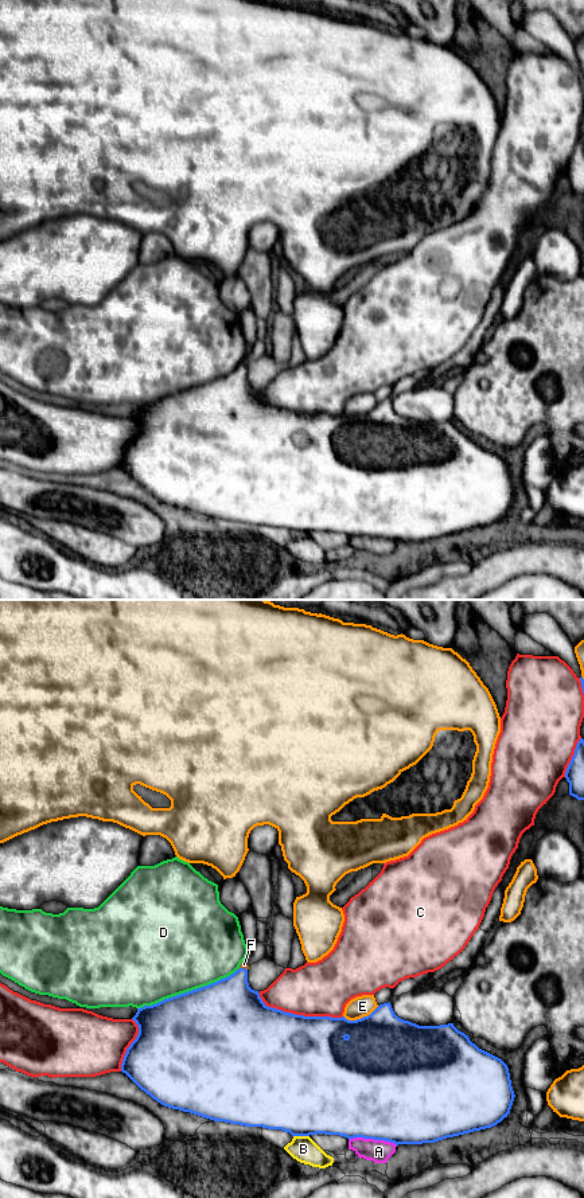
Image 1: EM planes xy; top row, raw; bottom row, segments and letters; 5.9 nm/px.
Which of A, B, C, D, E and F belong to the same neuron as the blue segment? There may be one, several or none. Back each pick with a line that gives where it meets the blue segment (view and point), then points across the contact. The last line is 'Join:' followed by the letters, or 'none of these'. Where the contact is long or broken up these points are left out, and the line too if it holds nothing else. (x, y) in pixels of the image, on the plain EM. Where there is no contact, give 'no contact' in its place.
F: contact xy (242, 366); way xy (229, 405), (242, 366), (244, 362)
Join: F

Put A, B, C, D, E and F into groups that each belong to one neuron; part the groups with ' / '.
A B / C / D / E / F

